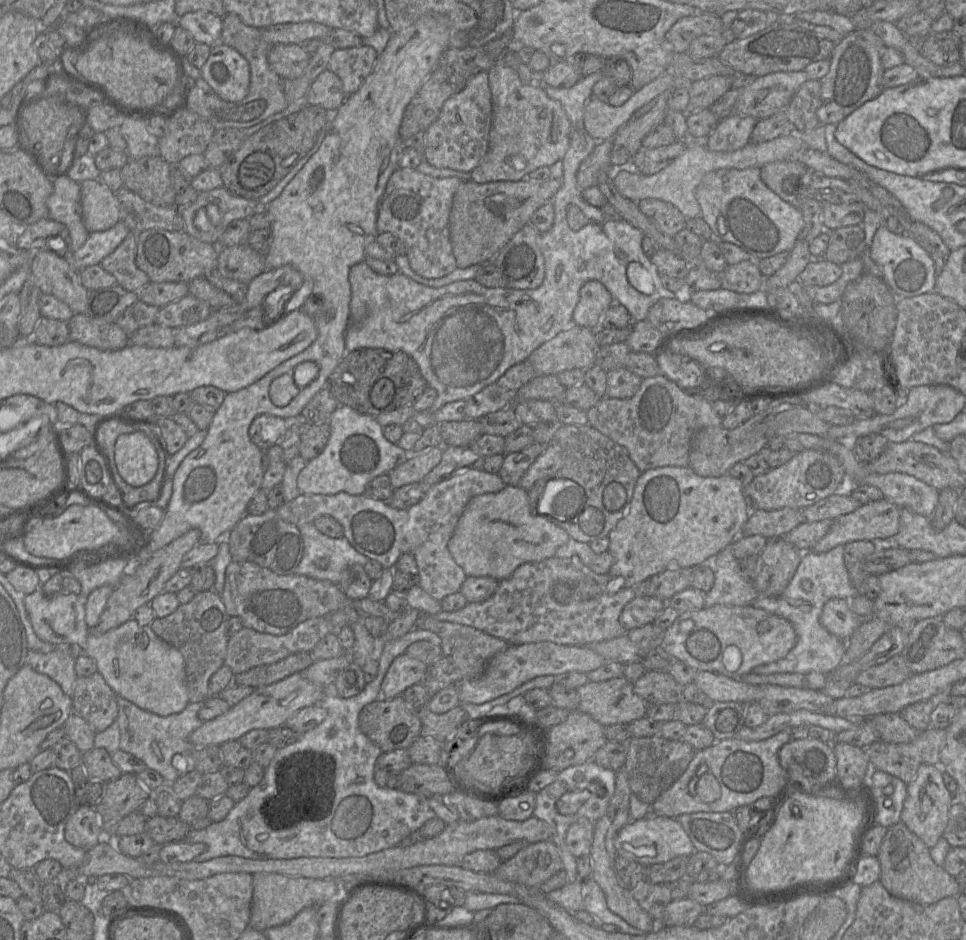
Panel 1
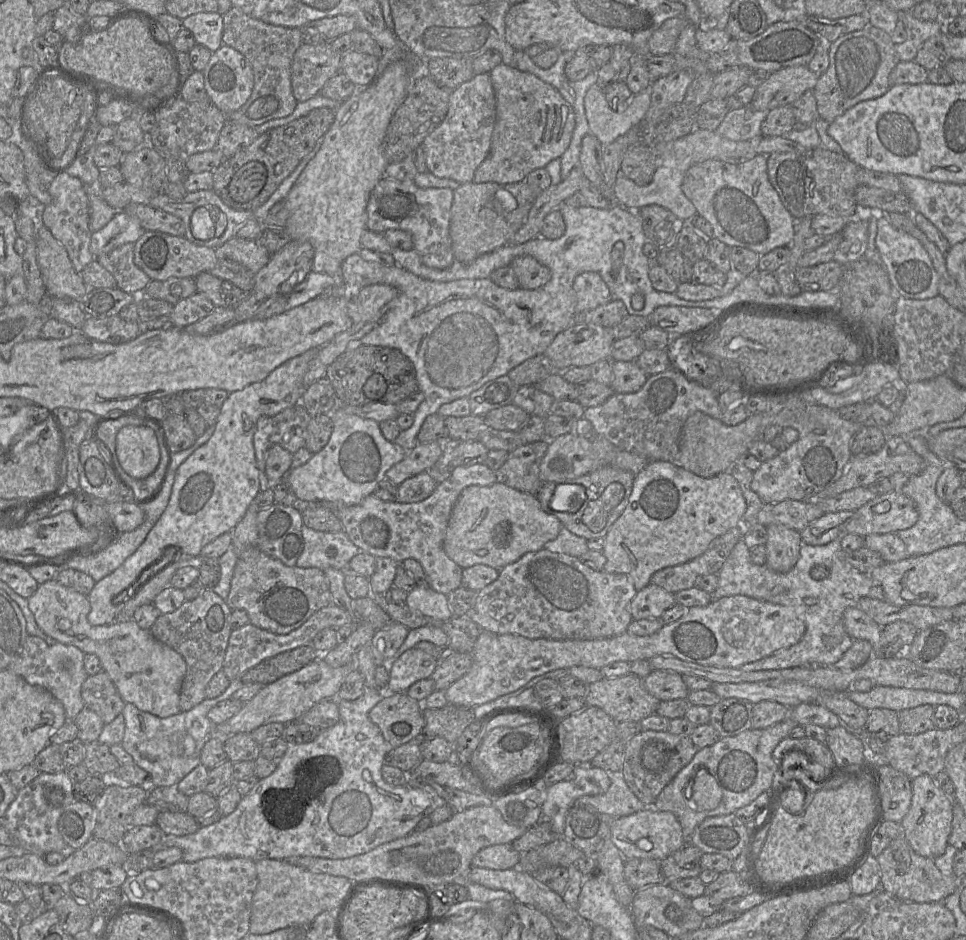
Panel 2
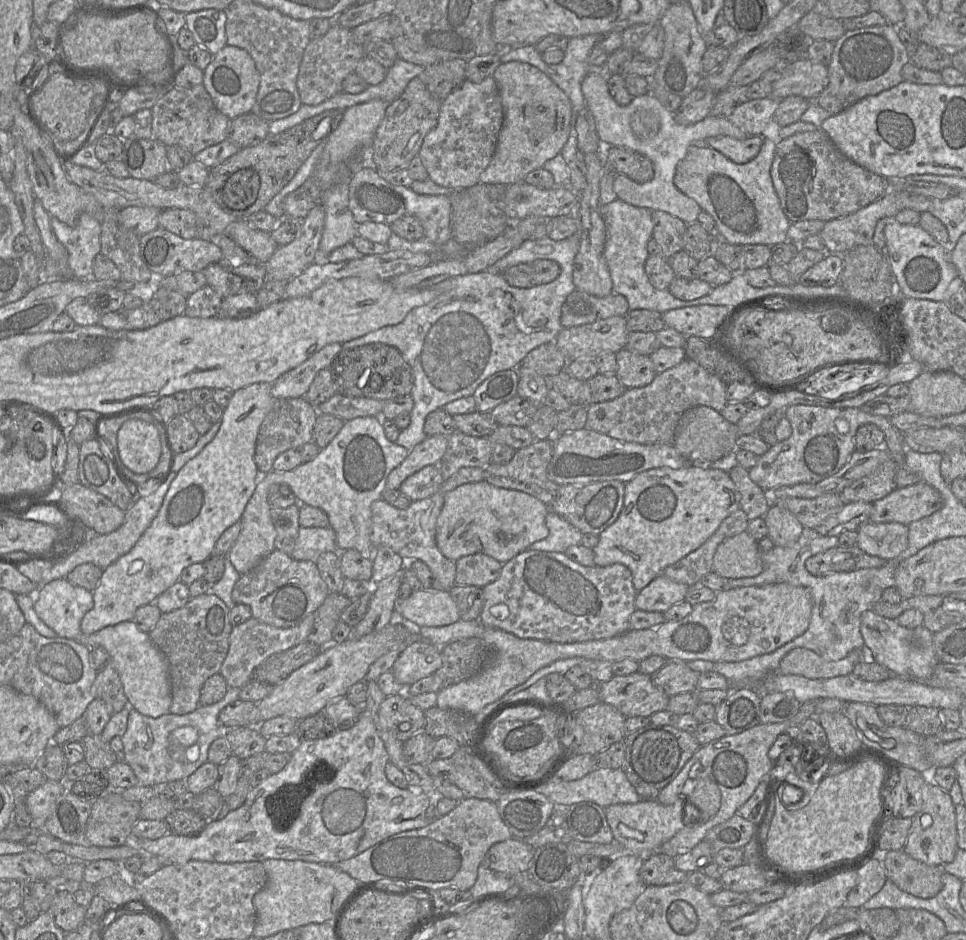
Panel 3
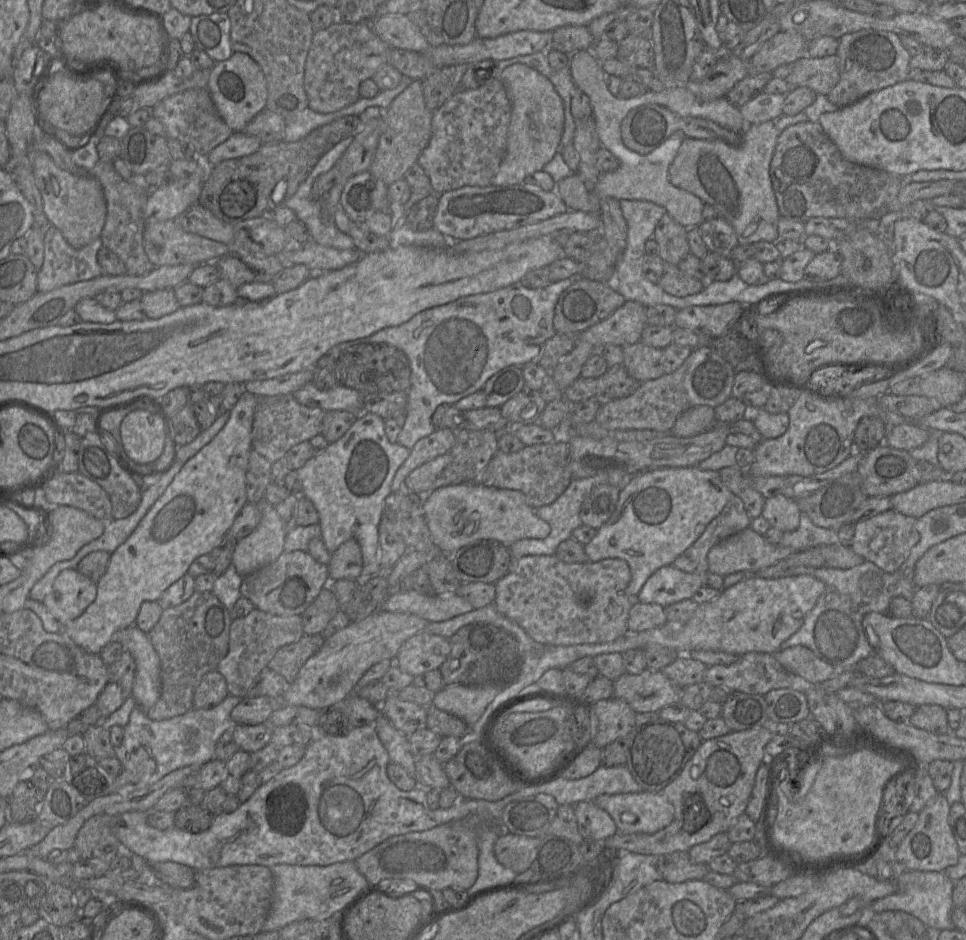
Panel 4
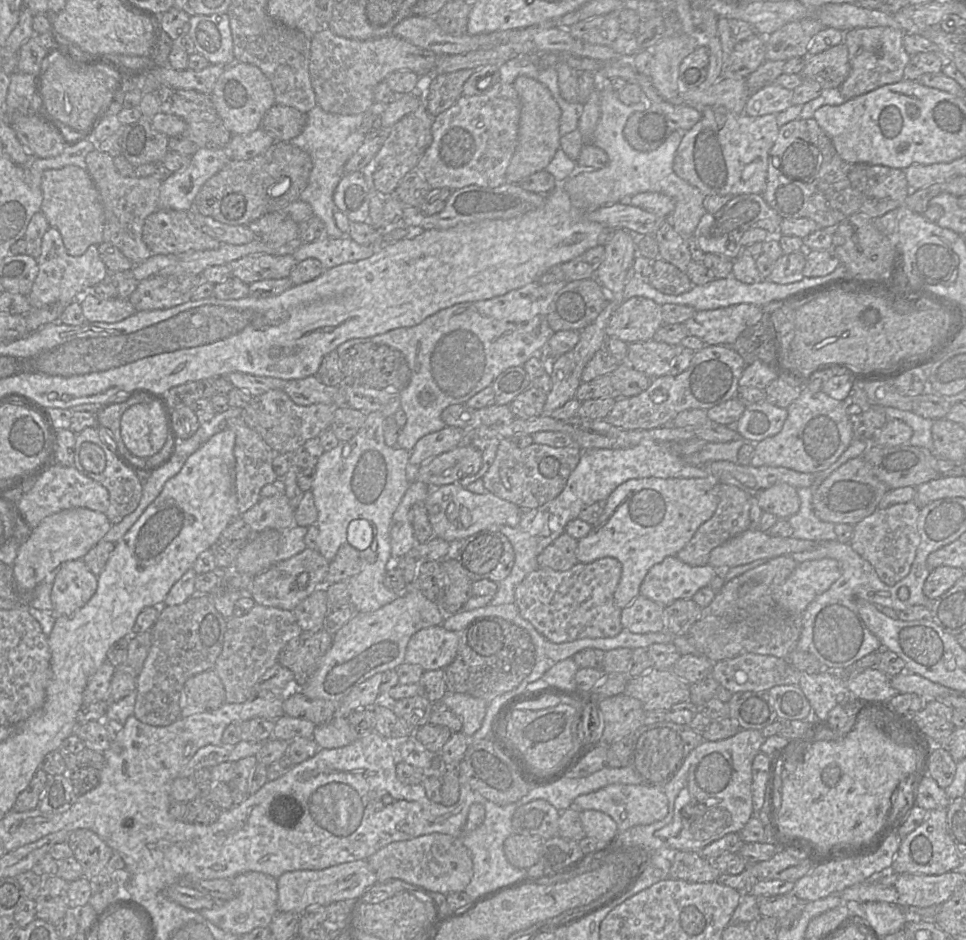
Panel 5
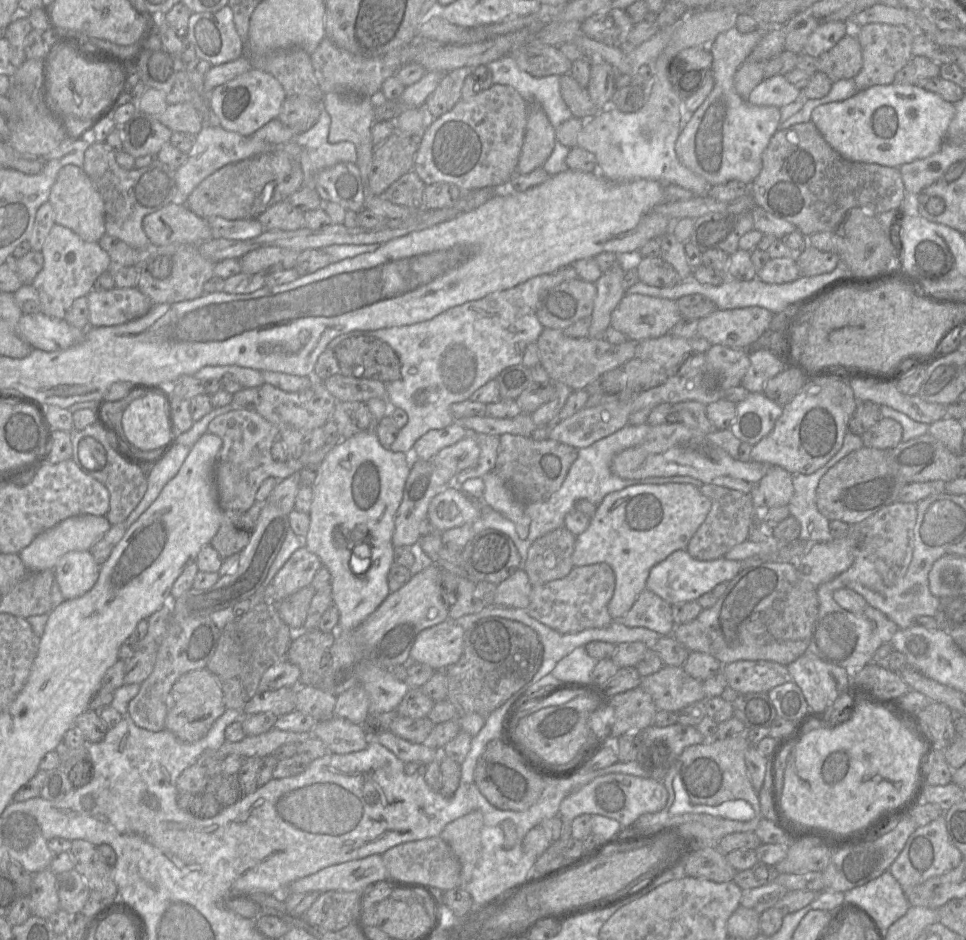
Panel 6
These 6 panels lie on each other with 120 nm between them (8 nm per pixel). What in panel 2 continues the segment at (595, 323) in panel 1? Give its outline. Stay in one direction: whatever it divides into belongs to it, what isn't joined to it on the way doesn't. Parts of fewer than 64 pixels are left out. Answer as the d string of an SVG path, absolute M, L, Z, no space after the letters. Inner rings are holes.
M596 272L579 274L574 280L573 289L577 297L576 312L593 310L613 299L607 284Z

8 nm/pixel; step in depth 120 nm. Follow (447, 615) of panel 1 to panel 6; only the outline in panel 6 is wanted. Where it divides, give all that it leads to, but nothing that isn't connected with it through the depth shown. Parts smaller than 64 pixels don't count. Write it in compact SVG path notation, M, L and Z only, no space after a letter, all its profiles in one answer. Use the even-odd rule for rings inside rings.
M606 563L574 567L562 579L533 586L527 613L540 623L562 634L577 633L586 629L604 628L611 624L608 604L615 589L615 575Z

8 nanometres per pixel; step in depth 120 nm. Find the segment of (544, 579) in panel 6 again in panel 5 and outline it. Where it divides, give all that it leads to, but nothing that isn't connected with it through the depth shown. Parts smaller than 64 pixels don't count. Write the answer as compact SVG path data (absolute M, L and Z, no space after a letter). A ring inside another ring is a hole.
M564 532L537 557L539 567L547 567L555 571L571 569L577 560L578 540Z

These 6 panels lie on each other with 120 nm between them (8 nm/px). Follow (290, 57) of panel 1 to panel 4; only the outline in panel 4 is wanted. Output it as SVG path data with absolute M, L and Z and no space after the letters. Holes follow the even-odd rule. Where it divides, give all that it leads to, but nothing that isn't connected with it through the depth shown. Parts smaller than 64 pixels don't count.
M337 19L328 28L324 30L316 31L314 33L312 44L308 52L308 56L305 63L305 71L304 71L304 87L309 100L308 107L314 110L315 112L327 114L327 113L336 112L355 103L360 98L359 87L361 82L367 79L372 79L374 74L381 66L389 63L390 48L395 48L395 47L390 47L386 42L384 42L381 38L379 38L375 34L374 30L372 29L371 22L348 23L343 20Z

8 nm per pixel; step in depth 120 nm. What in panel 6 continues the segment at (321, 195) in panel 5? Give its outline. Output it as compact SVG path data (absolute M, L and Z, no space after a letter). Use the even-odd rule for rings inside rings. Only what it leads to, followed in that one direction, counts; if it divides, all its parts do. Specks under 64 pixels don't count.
M322 109L318 121L309 130L297 134L293 140L302 148L300 164L303 186L314 187L316 174L325 168L340 162L356 163L357 152L352 142L329 142L330 124L330 115Z

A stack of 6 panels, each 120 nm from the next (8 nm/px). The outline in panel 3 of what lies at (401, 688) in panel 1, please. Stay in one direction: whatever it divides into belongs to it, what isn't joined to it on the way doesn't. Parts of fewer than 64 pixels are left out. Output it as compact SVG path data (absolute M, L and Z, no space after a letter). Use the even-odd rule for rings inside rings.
M416 638L401 649L391 671L395 680L406 688L416 681L434 674L441 665L440 647Z

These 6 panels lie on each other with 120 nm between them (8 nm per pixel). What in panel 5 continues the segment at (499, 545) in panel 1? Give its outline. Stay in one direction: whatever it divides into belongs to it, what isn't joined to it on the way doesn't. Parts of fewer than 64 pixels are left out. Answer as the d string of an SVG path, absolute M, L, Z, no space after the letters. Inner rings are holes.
M459 483L432 488L425 500L425 508L435 537L451 544L456 544L481 530L500 531L502 526L516 527L522 515L522 509L515 504L490 492L470 492Z

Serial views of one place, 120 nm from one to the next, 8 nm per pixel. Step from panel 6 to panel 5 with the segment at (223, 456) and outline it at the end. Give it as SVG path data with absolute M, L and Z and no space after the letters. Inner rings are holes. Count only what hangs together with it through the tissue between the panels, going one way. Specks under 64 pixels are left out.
M241 415L227 420L227 428L235 433L235 491L241 516L242 513L249 510L262 498L260 495L262 487L278 478L273 468L273 459L276 456L276 452L256 431L245 423Z

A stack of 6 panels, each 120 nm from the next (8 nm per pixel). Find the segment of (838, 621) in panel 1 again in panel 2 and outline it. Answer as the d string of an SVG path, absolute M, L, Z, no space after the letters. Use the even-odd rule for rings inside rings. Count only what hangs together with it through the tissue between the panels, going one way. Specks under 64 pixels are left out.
M848 607L843 614L843 623L853 640L866 640L871 643L874 655L884 654L883 628L859 607Z

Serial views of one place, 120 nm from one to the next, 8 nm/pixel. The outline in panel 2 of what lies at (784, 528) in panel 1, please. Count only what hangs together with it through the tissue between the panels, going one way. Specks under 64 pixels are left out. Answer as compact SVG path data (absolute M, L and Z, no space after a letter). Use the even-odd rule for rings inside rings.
M784 500L764 504L757 514L756 522L766 527L771 524L782 524L801 532L824 514L817 501Z

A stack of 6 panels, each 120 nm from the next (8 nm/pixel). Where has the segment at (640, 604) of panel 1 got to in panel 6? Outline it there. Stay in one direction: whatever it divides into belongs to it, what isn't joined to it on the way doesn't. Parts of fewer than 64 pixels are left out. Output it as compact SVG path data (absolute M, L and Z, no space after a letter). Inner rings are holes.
M682 549L673 552L665 560L652 567L646 588L670 605L696 601L702 595L711 592L718 584L734 579L741 570L740 561L729 560L724 557L701 561L693 558L687 550Z

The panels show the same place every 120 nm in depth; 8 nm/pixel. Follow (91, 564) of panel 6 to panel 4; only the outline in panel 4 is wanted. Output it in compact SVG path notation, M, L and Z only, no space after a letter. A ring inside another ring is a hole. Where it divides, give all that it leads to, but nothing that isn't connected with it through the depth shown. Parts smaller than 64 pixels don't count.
M71 568L59 573L42 603L65 626L85 612L96 594L97 584L77 569Z

